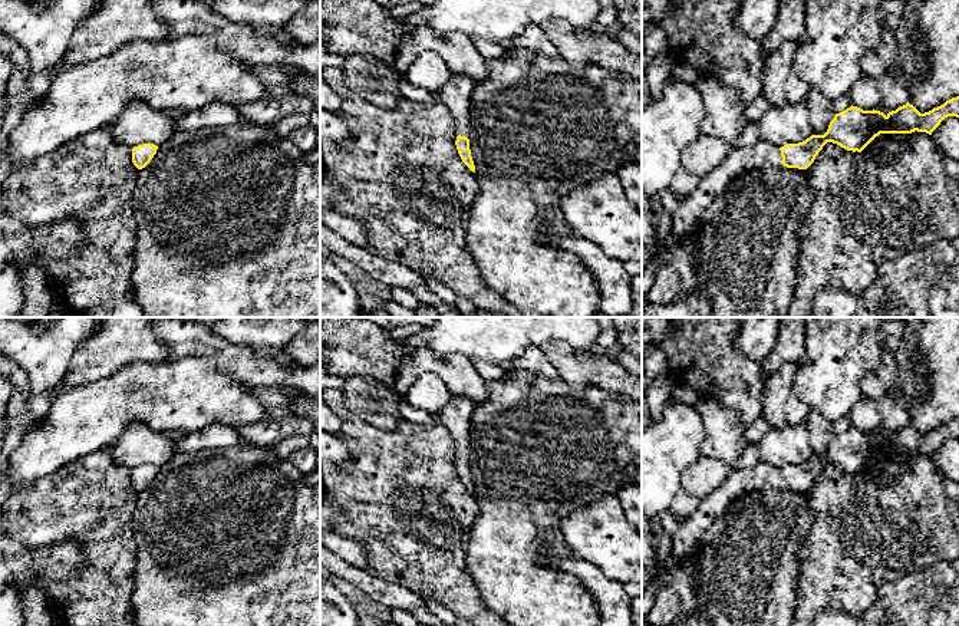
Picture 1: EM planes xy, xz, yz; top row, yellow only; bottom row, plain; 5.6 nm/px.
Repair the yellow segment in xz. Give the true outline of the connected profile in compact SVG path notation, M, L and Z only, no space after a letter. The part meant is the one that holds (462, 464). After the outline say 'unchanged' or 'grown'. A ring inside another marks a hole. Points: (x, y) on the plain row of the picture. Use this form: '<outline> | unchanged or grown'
M452 395L449 403L439 412L441 424L449 431L458 448L458 458L455 462L458 475L472 494L475 494L475 487L471 478L467 454L469 447L469 419L475 406L472 399Z | grown

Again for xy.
M142 465L132 470L132 484L138 491L145 490L154 477L156 475L158 468L154 465Z | unchanged

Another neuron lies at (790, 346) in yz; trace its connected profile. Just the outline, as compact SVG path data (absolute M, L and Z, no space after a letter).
M780 317L781 326L771 353L759 362L764 379L787 362L801 363L805 358L804 317Z

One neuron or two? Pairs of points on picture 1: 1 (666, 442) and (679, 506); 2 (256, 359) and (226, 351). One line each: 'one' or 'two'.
1: two
2: one

